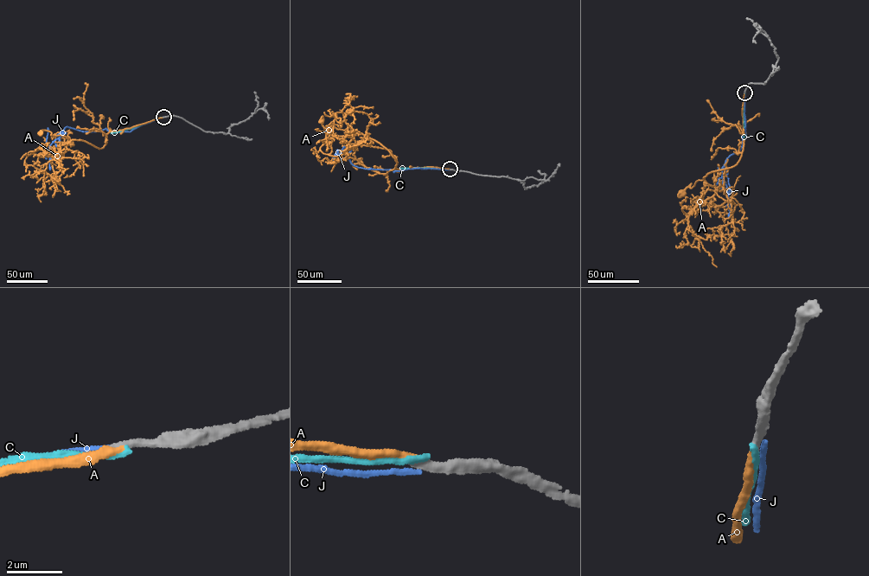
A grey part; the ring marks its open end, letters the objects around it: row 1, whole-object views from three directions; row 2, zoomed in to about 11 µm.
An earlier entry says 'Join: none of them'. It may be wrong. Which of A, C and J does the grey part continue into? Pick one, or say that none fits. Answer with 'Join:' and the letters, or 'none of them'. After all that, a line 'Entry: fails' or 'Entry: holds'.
Join: A
Entry: fails

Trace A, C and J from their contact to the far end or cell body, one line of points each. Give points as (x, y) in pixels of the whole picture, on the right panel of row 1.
A: (744, 92), (739, 159), (707, 174), (706, 183), (699, 180), (690, 188), (691, 183), (683, 193)
C: (744, 92), (744, 137)
J: (744, 92), (746, 134), (743, 135), (739, 151), (726, 159), (722, 169), (728, 193), (728, 178), (724, 168)

